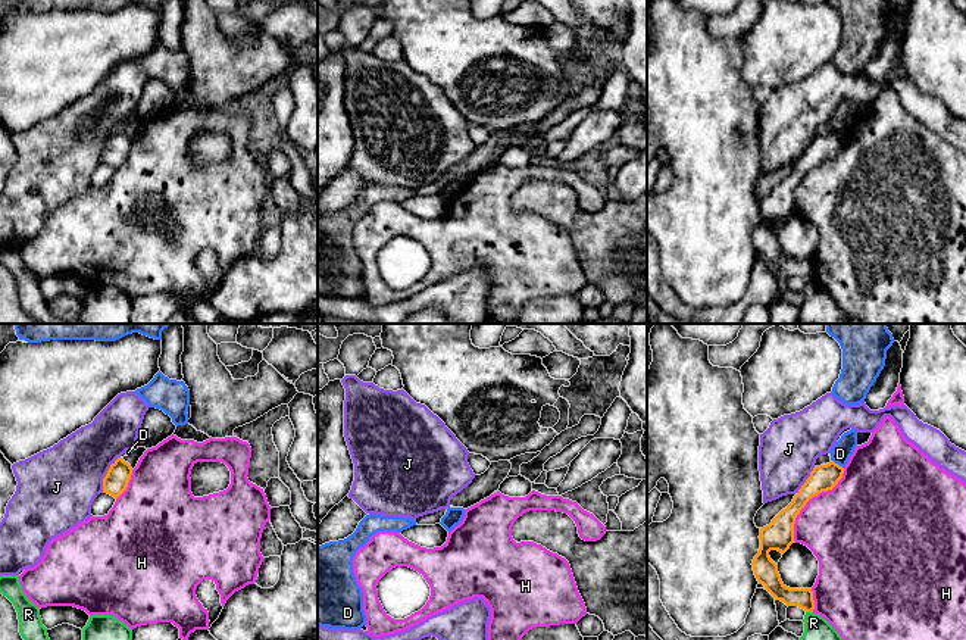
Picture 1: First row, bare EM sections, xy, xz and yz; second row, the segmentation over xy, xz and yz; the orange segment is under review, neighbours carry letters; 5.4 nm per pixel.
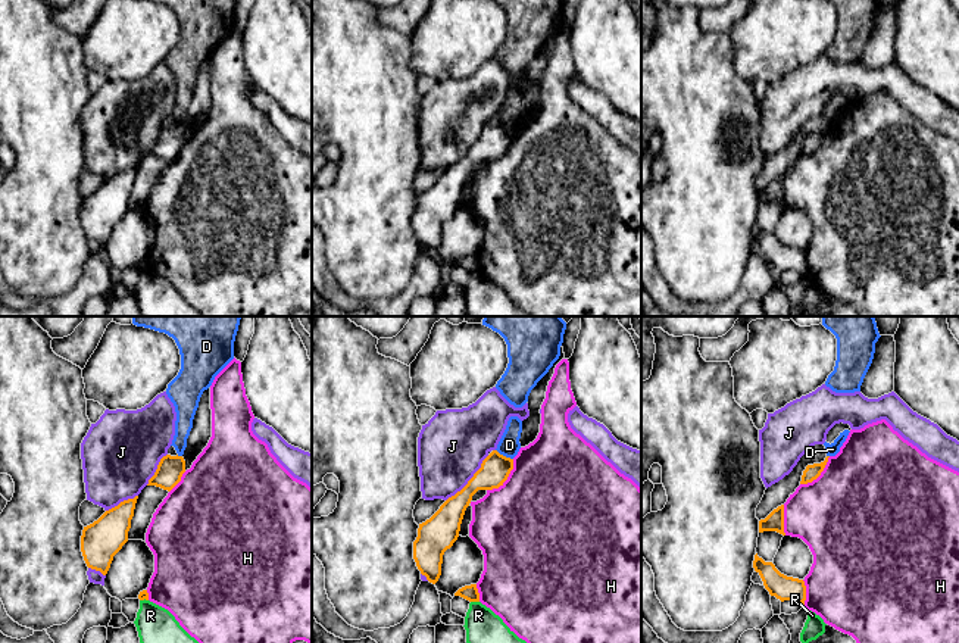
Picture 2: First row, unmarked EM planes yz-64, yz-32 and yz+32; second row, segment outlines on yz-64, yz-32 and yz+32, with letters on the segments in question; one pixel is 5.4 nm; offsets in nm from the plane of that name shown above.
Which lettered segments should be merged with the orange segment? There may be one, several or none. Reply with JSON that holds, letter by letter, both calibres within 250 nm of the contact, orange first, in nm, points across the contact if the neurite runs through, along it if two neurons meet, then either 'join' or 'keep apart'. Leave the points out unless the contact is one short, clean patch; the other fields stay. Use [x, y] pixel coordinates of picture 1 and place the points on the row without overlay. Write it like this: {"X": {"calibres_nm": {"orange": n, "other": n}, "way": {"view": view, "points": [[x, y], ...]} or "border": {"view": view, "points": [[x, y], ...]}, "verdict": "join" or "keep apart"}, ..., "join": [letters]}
{"D": {"calibres_nm": {"orange": 140, "other": 110}, "border": {"view": "yz", "points": [[831, 130], [843, 139]]}, "verdict": "keep apart"}, "H": {"calibres_nm": {"orange": 150, "other": 440}, "verdict": "keep apart"}, "J": {"calibres_nm": {"orange": 140, "other": 400}, "verdict": "keep apart"}, "R": {"calibres_nm": {"orange": 110, "other": 260}, "verdict": "keep apart"}, "join": []}

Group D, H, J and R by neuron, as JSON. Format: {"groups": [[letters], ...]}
{"groups": [["D"], ["H"], ["J"], ["R"]]}

